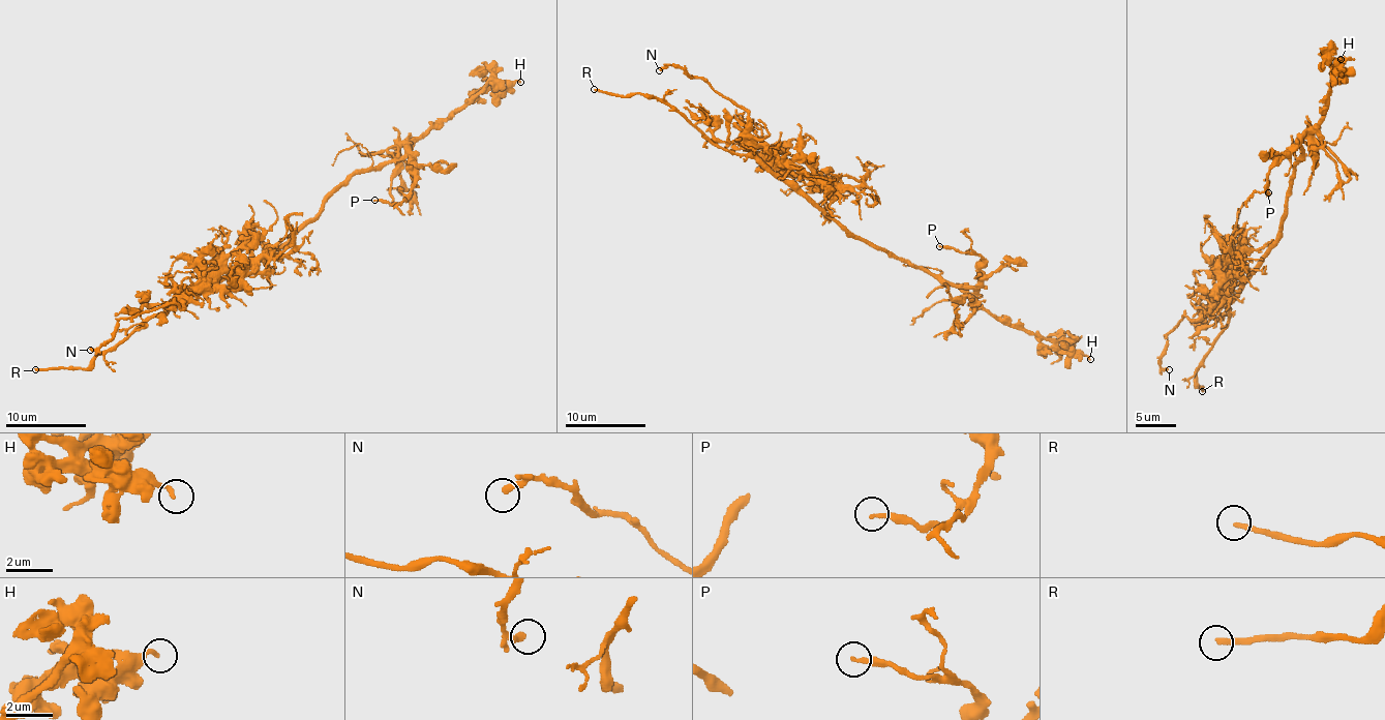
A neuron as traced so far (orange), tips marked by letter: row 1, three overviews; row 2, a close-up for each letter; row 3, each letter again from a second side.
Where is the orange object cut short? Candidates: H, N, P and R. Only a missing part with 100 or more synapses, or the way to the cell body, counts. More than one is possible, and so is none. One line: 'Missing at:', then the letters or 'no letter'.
Missing at: R

